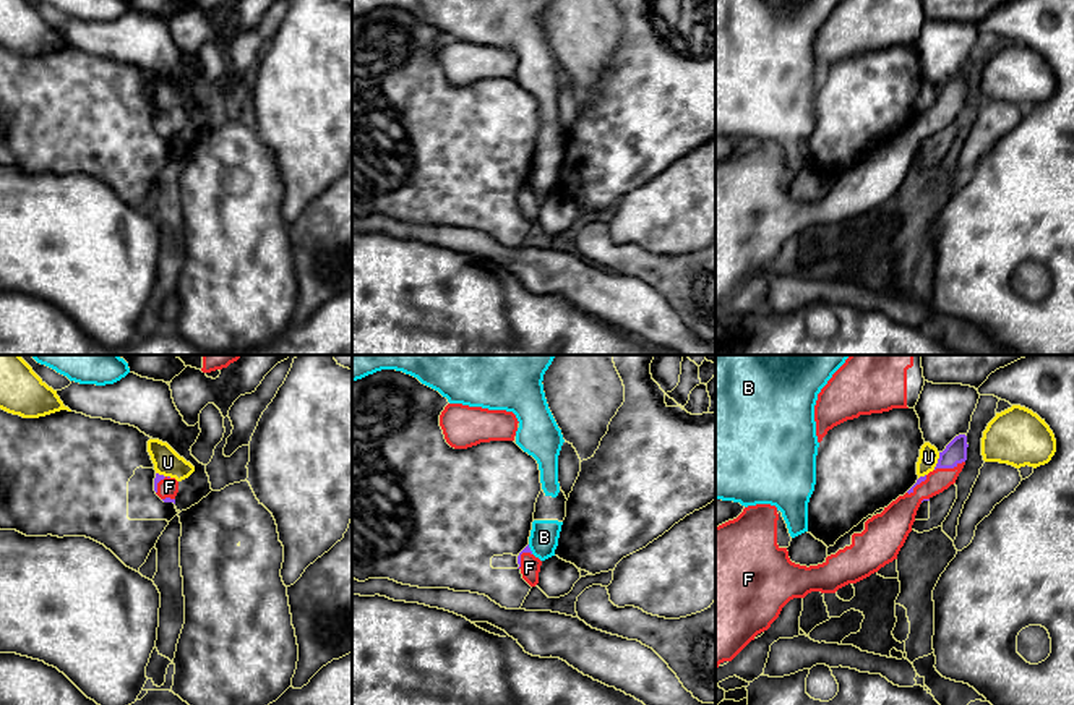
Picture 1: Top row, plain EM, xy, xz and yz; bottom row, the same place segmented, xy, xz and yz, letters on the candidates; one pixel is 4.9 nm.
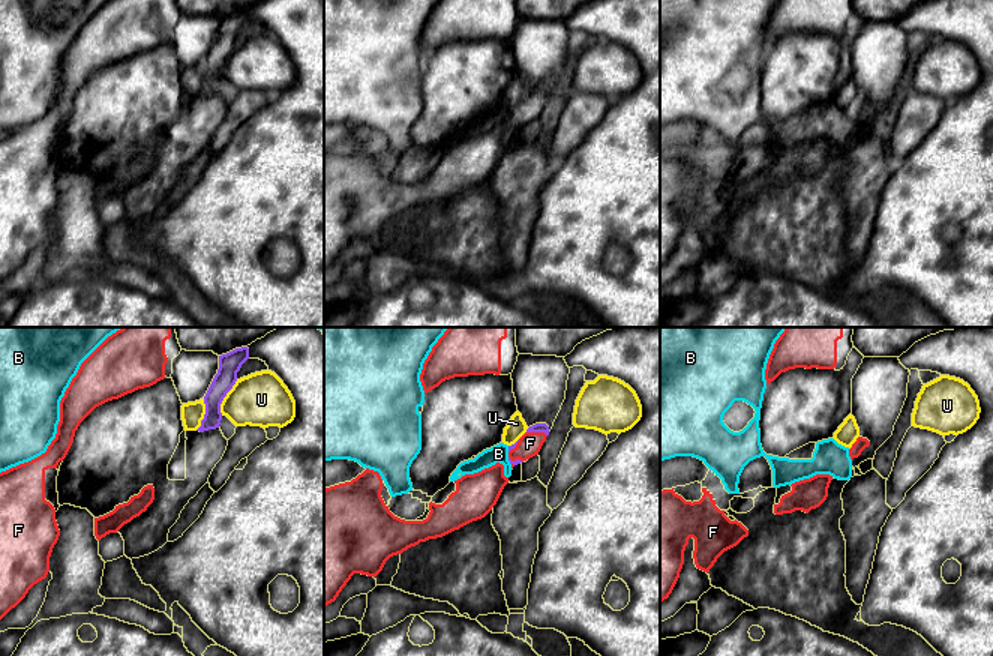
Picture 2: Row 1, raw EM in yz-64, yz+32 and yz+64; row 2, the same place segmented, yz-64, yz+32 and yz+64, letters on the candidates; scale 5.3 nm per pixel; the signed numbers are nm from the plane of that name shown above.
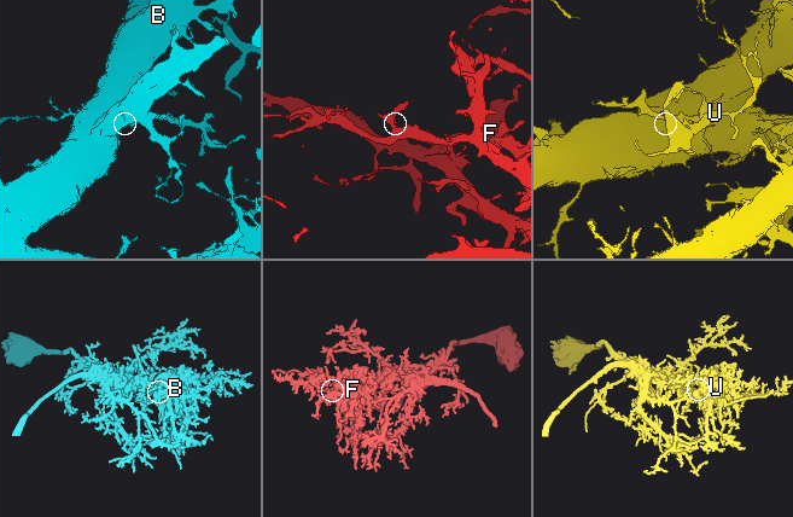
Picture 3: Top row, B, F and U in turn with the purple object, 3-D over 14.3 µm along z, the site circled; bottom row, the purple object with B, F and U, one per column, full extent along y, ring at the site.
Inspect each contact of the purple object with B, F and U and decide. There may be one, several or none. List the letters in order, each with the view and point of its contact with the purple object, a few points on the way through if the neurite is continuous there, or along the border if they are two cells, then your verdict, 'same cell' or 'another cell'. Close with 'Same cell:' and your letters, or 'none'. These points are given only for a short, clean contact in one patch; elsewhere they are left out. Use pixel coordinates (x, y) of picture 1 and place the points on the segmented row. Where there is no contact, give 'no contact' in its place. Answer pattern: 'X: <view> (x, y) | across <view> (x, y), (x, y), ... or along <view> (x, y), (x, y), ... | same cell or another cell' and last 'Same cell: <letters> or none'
B: xz (529, 550) | another cell
F: yz (949, 467) | same cell
U: yz (938, 461) | another cell
Same cell: F

